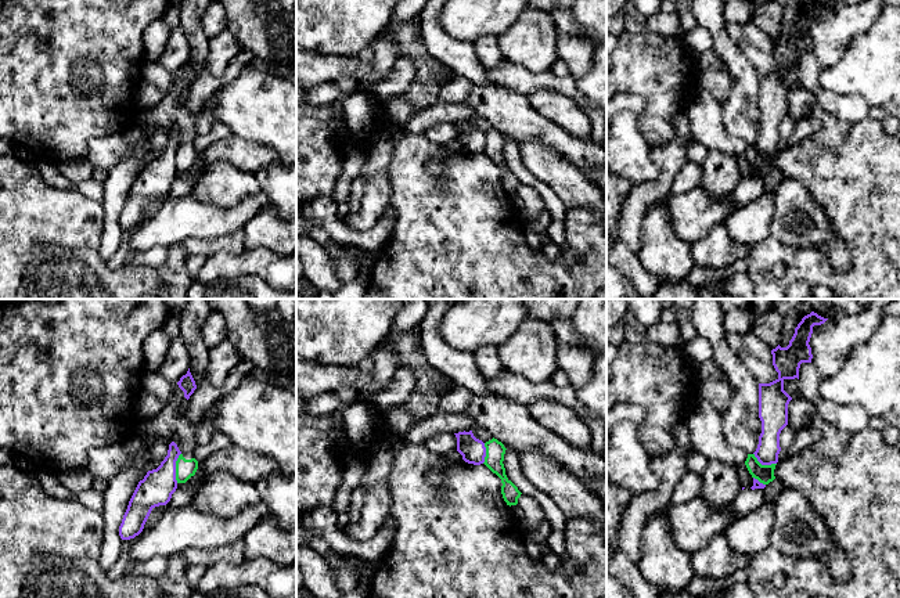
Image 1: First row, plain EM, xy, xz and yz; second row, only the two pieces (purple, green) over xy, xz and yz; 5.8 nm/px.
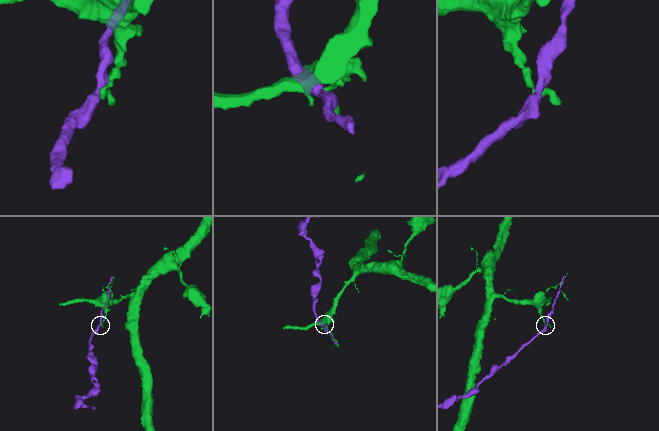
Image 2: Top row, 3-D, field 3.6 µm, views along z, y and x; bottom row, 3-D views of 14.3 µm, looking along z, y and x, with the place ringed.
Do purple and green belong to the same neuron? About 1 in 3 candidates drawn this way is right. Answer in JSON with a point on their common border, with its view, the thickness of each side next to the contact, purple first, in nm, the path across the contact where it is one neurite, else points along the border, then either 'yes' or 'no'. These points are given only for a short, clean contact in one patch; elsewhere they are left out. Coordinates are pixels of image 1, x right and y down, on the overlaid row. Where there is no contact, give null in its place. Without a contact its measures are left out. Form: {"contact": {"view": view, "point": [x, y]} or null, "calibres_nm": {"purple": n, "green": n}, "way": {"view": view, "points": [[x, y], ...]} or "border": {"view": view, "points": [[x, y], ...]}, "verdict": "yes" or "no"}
{"contact": {"view": "xy", "point": [175, 468]}, "calibres_nm": {"purple": 190, "green": 110}, "border": {"view": "xy", "points": [[180, 453], [176, 461], [176, 482]]}, "verdict": "no"}

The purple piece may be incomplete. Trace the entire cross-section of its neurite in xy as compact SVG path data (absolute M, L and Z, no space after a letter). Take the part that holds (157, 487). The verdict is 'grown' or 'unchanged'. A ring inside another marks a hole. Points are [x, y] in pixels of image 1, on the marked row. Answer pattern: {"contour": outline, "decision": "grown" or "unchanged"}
{"contour": "M169 444L168 455L156 469L148 471L138 482L127 509L119 526L122 540L130 540L138 536L155 507L166 505L177 489L176 461L181 451L177 444Z", "decision": "unchanged"}

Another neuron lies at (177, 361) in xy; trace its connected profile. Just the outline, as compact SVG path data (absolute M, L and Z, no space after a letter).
M179 335L172 339L168 349L168 356L165 363L159 367L158 374L170 385L174 385L180 381L183 375L187 374L191 365L191 357L187 350L187 346Z

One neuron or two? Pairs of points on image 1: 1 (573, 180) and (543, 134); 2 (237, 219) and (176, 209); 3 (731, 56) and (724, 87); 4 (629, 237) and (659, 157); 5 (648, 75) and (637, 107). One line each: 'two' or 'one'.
1: two
2: one
3: two
4: one
5: two

